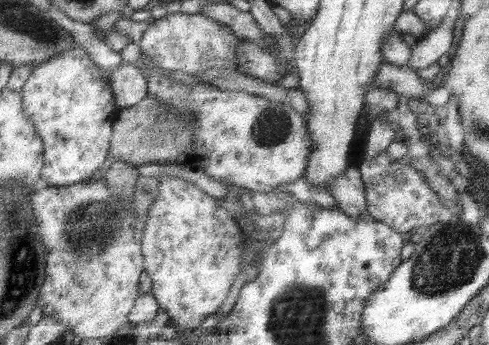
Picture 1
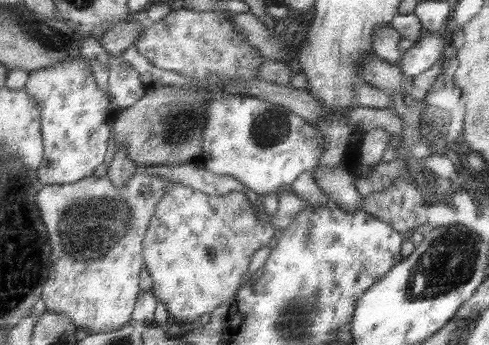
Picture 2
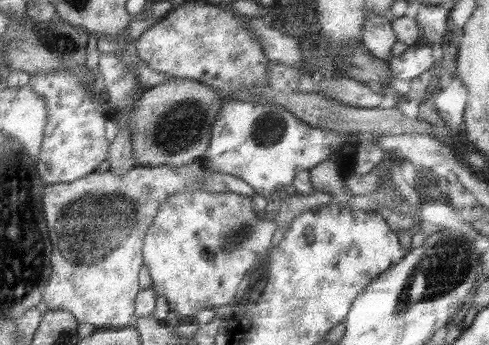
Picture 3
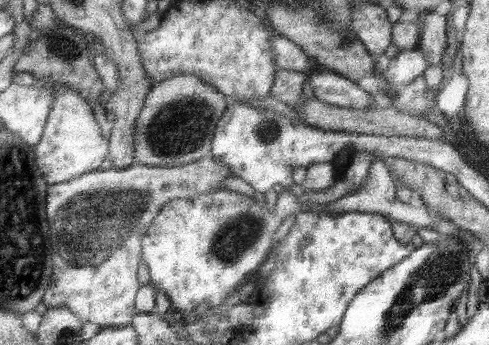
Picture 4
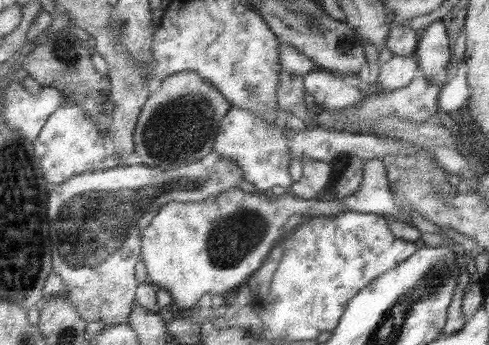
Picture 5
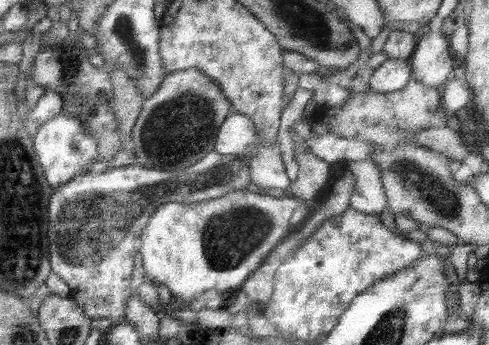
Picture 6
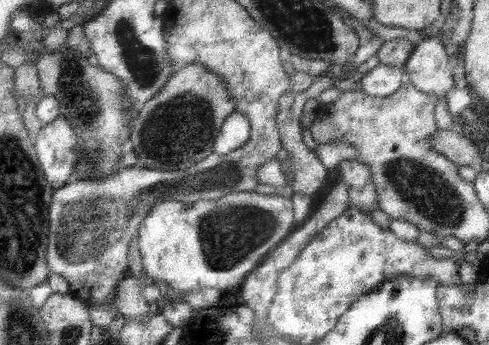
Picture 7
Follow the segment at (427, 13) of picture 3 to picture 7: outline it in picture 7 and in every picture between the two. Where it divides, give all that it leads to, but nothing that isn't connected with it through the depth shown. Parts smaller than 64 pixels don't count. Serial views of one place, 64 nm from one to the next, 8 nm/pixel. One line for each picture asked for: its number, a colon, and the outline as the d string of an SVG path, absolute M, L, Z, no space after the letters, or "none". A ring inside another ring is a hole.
4: M421 14L423 26L421 26L421 44L419 50L425 52L431 60L431 66L435 64L433 58L439 56L439 62L443 64L447 48L449 48L449 28L447 28L447 18L439 14Z
5: M443 20L431 24L427 30L421 32L421 40L413 56L417 58L421 76L427 78L427 82L445 82L445 74L451 66L451 36Z
6: M421 32L419 44L409 60L413 68L413 80L433 90L447 90L449 78L455 70L455 58L449 52L451 42L441 32Z
7: M431 36L421 42L403 68L411 76L409 82L419 92L431 94L437 100L447 102L455 88L455 70L451 70L449 56L439 36Z

